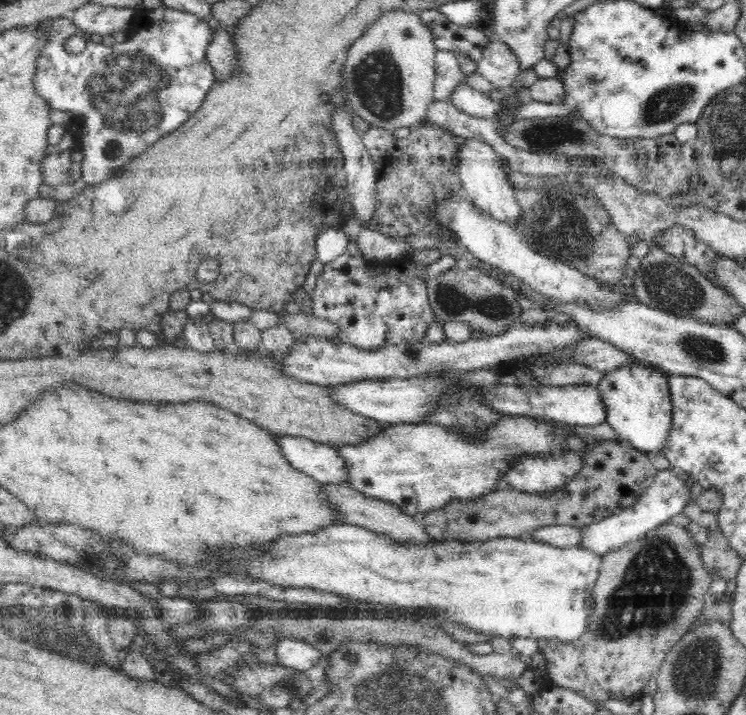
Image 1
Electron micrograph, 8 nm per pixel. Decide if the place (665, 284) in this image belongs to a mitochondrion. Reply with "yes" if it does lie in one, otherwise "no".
yes

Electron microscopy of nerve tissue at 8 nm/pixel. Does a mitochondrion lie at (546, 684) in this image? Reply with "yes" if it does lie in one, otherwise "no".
no

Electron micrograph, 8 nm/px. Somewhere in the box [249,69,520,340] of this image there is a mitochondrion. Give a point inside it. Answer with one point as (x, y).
(451, 301)

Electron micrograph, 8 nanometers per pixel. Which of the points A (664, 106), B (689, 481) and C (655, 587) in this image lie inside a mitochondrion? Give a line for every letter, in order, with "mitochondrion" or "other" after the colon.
A: mitochondrion
B: other
C: mitochondrion

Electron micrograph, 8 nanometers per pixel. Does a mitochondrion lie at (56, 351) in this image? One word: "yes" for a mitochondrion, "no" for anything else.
no

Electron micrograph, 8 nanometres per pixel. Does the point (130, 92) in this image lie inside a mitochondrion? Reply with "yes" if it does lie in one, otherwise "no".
yes

